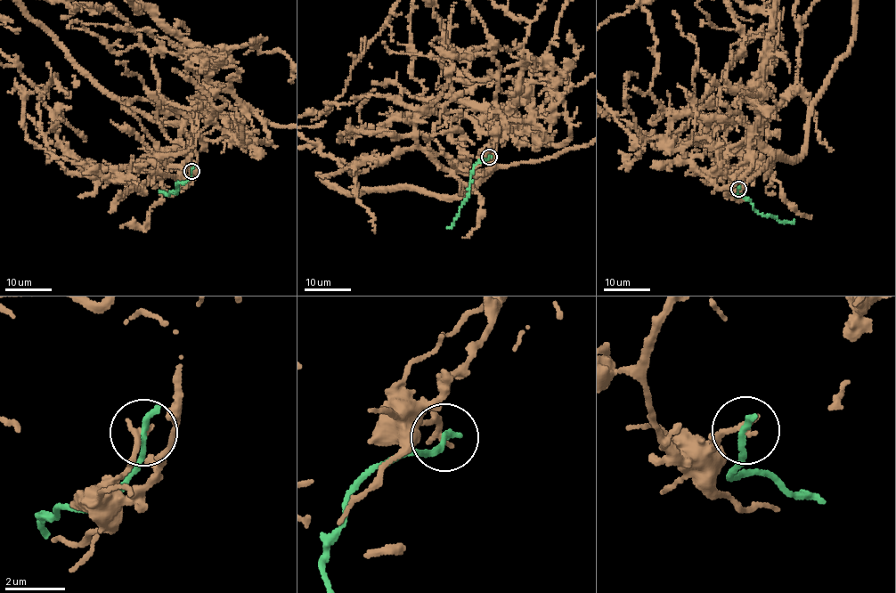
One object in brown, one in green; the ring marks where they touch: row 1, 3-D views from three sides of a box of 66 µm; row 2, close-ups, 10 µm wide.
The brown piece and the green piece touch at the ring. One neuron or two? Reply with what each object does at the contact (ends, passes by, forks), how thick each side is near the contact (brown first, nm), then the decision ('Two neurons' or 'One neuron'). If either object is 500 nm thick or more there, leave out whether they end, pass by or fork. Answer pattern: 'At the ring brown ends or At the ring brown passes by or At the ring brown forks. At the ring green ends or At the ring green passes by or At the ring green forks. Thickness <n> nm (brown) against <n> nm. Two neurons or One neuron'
At the ring brown ends. At the ring green ends. Thickness 200 nm (brown) against 240 nm. Two neurons

